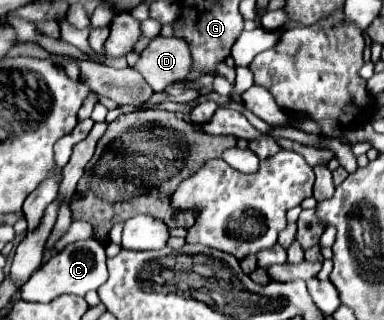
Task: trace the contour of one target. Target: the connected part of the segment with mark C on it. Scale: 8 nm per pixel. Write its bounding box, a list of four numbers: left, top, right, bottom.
[18,240,108,302]

